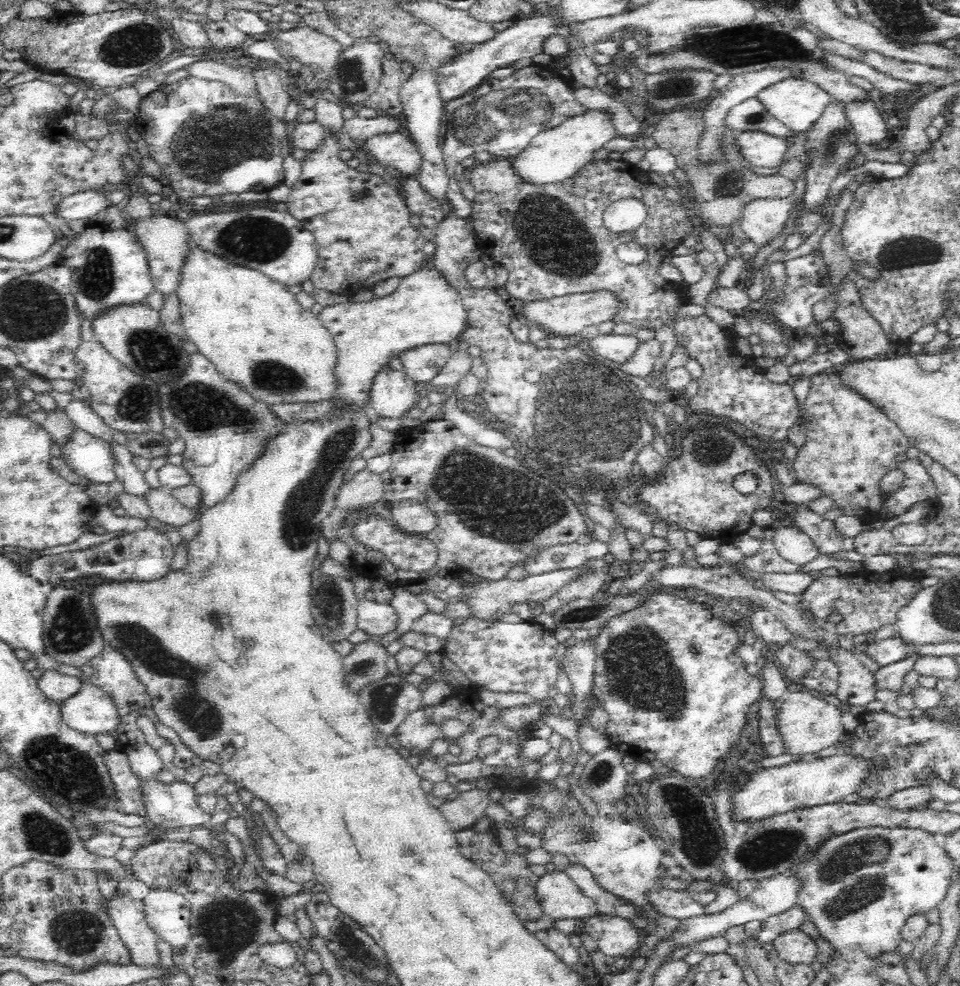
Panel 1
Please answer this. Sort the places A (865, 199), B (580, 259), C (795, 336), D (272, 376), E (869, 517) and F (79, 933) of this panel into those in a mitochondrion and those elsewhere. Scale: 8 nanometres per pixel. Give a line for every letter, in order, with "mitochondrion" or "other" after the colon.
A: other
B: mitochondrion
C: other
D: mitochondrion
E: other
F: mitochondrion

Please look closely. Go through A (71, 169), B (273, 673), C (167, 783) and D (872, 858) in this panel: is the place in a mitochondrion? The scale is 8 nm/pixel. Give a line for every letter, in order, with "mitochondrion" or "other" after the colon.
A: other
B: other
C: other
D: mitochondrion

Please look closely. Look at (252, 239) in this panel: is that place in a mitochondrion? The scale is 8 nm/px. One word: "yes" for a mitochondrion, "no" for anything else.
yes

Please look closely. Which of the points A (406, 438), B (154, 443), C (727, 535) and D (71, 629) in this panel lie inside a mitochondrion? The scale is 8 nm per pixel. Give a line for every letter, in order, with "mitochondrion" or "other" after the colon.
A: other
B: mitochondrion
C: other
D: mitochondrion

